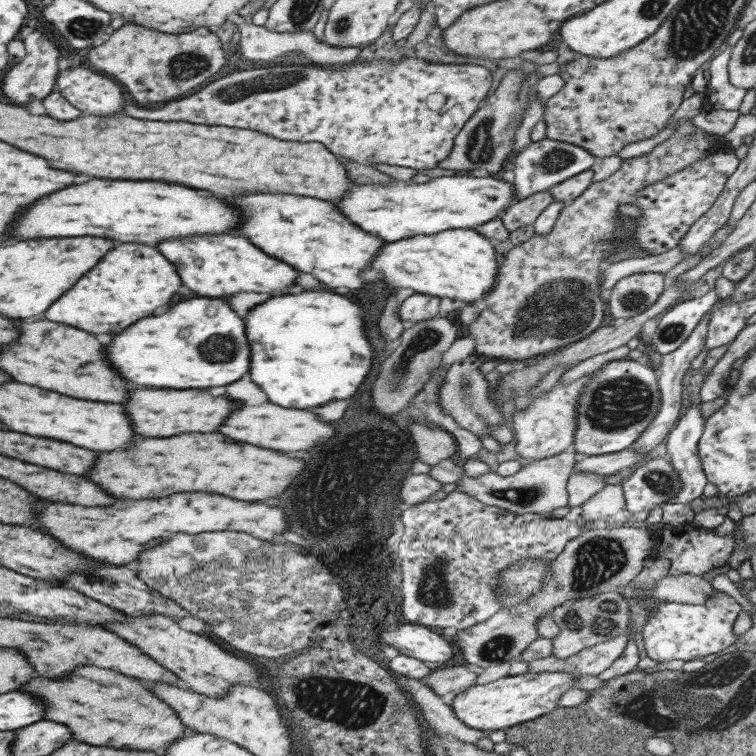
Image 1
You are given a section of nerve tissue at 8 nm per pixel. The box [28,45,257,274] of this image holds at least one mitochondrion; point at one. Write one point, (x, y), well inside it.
(187, 65)

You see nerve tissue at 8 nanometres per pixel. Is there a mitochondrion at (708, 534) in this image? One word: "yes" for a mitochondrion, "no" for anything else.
no

